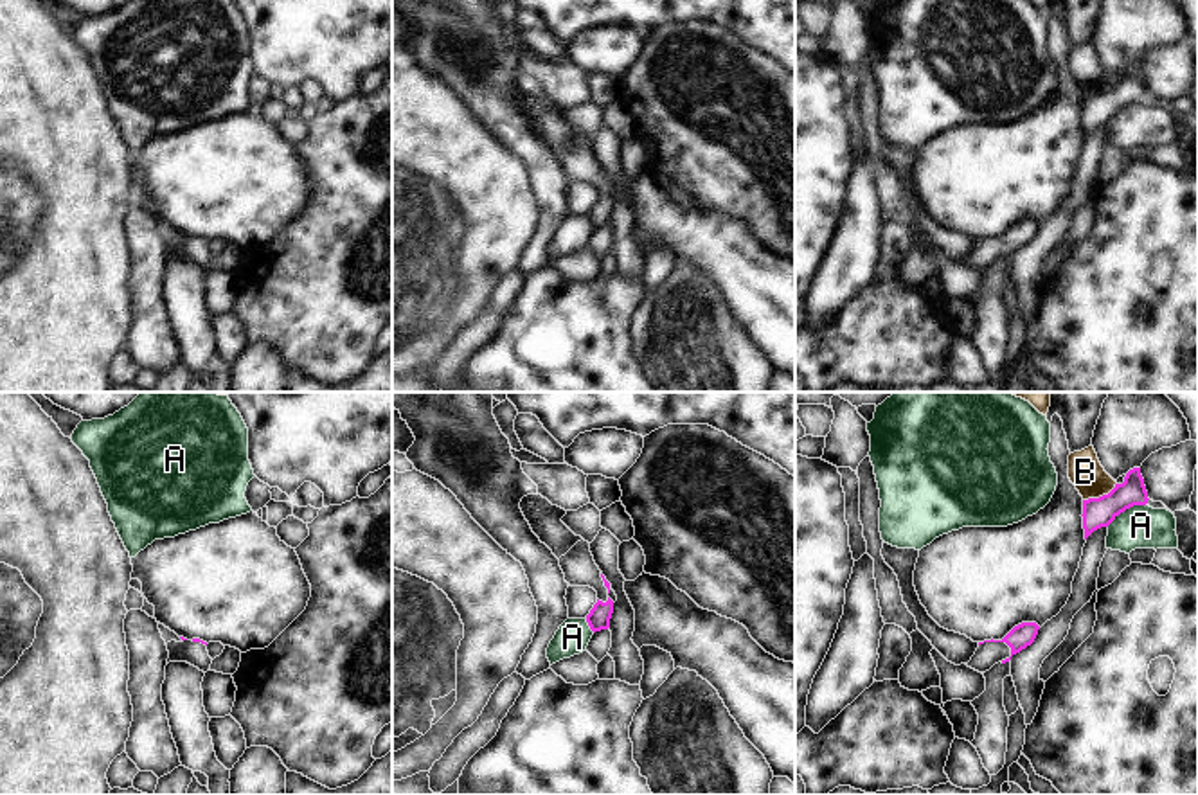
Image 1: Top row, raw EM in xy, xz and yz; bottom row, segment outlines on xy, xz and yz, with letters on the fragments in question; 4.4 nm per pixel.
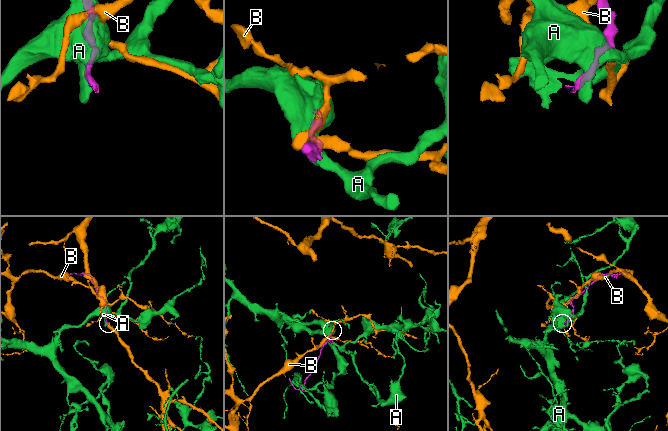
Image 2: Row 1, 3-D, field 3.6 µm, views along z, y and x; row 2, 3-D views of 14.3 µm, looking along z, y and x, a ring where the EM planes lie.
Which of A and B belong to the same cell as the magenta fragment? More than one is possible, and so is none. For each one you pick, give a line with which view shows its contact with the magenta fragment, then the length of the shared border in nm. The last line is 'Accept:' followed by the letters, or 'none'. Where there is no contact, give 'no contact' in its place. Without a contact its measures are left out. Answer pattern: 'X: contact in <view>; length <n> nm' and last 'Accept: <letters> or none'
Accept: none

